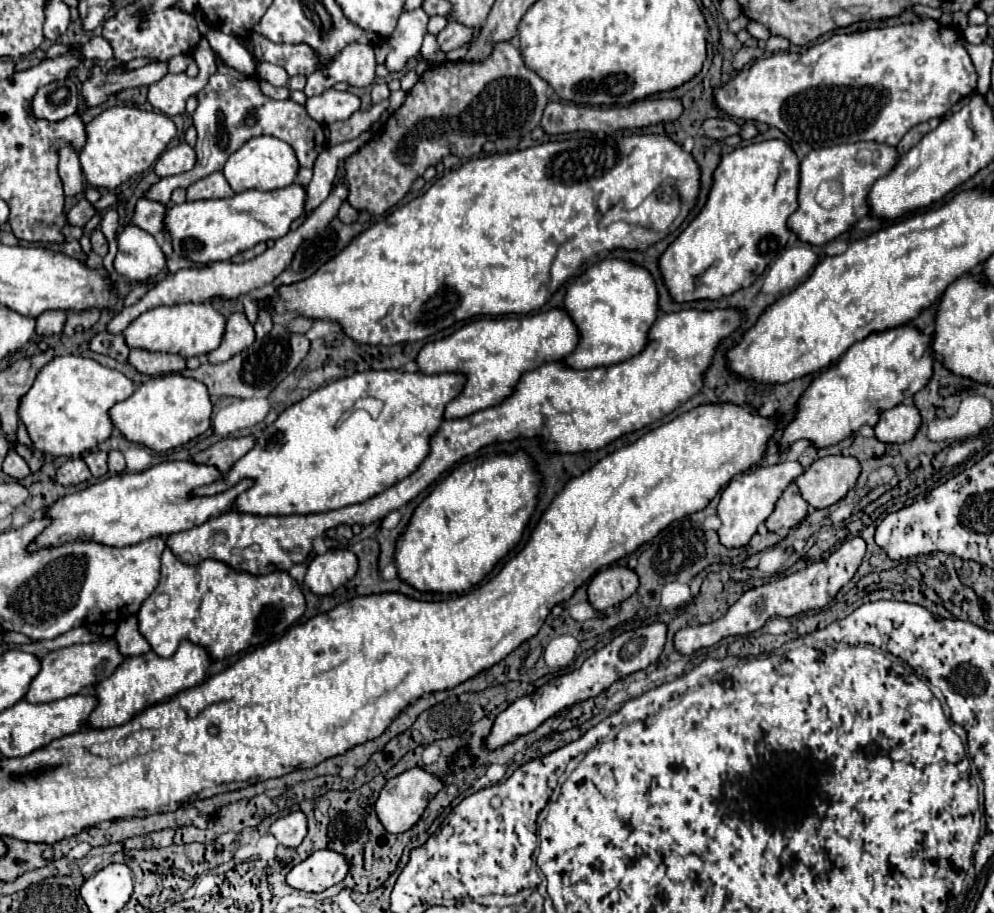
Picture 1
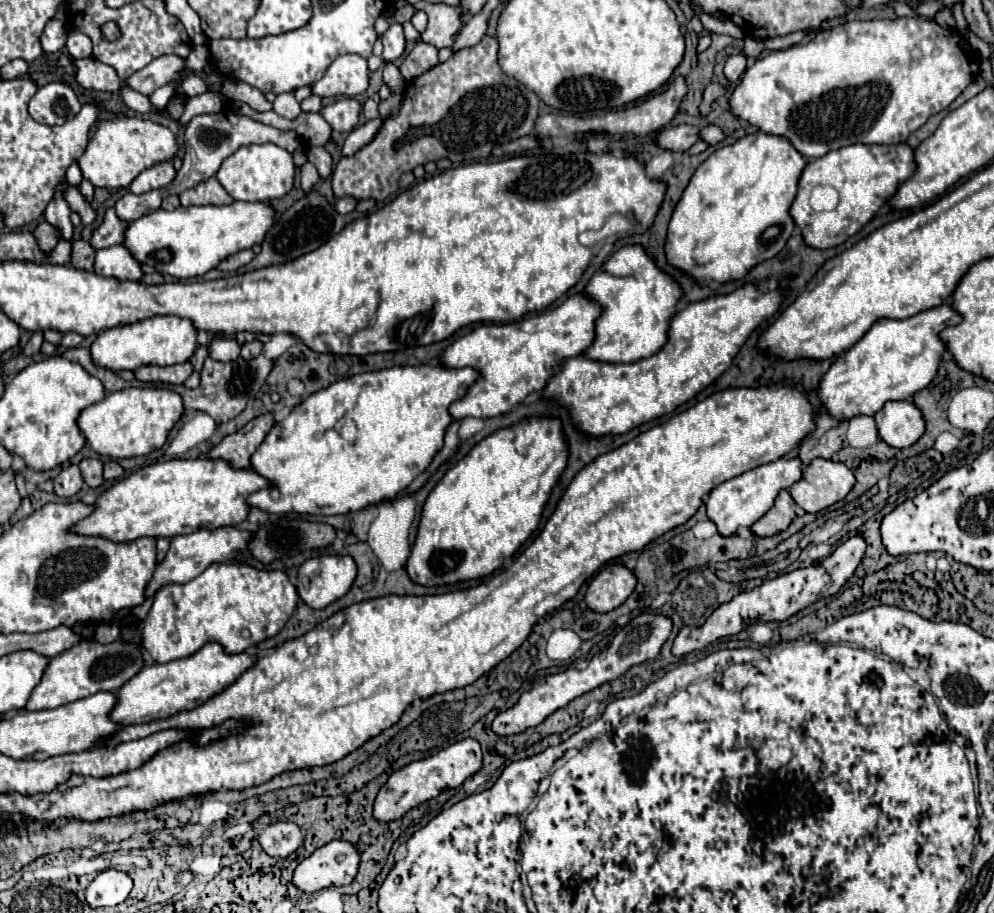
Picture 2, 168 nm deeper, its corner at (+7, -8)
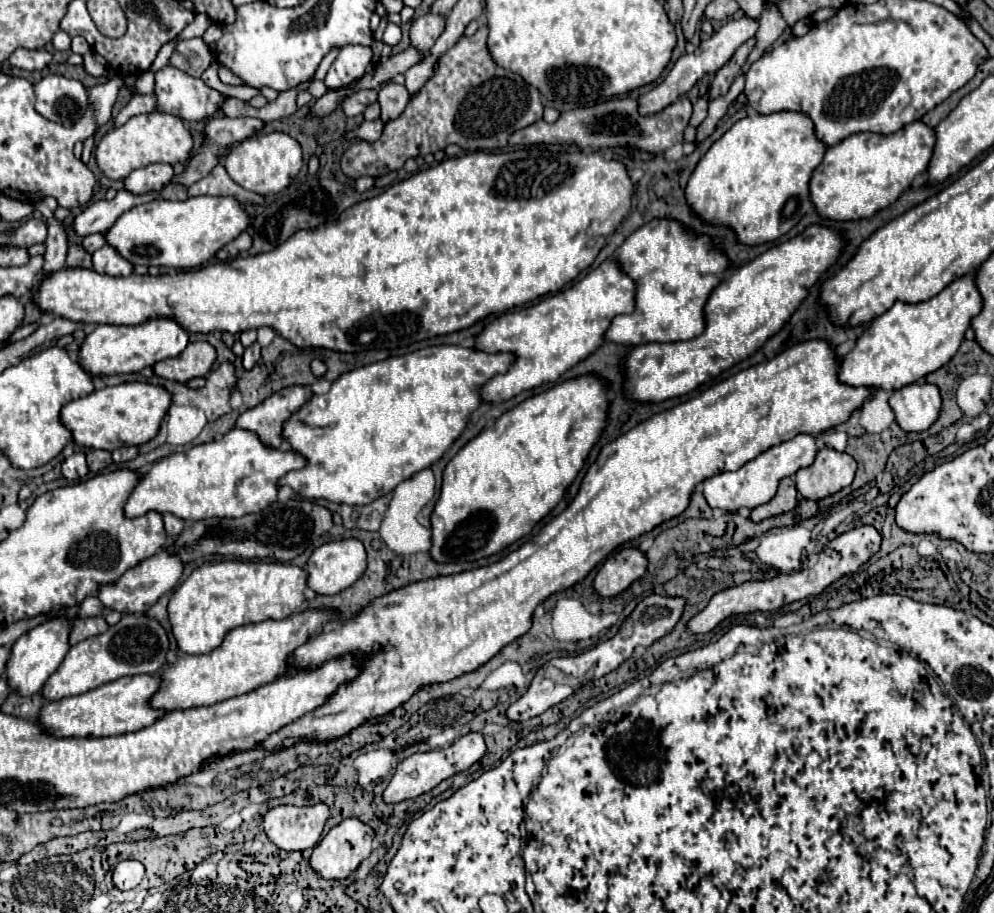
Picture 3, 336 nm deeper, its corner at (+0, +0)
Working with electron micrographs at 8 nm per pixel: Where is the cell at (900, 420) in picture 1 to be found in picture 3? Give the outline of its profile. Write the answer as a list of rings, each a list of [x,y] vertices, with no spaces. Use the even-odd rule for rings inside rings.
[[[913,382],[895,390],[889,404],[905,432],[923,432],[941,412],[941,394],[935,384]]]

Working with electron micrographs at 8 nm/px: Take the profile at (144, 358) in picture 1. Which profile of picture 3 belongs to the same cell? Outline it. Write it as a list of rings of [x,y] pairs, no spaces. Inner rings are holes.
[[[191,342],[179,356],[157,362],[153,370],[161,378],[185,384],[191,378],[207,376],[215,360],[217,352],[209,342]]]

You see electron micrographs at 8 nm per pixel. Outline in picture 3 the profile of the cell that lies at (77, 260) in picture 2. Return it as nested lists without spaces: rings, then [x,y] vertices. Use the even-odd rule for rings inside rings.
[[[71,246],[67,250],[67,266],[69,268],[91,268],[91,256],[81,246]]]

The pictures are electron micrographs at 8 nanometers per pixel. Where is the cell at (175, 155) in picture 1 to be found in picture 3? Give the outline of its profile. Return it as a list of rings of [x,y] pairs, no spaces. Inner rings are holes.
[[[149,164],[145,168],[133,170],[125,180],[123,186],[131,194],[147,194],[157,192],[173,180],[173,168],[169,164]]]

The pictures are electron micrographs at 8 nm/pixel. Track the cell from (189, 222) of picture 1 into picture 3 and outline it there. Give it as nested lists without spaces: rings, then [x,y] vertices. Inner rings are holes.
[[[197,196],[185,202],[169,202],[163,198],[139,204],[123,212],[105,232],[105,240],[133,266],[173,266],[199,268],[215,256],[231,238],[237,238],[251,218],[235,202],[235,198]]]

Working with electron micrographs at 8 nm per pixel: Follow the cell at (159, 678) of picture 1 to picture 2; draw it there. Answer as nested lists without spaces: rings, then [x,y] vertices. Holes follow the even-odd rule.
[[[206,644],[192,656],[172,660],[166,664],[144,666],[134,678],[130,678],[116,692],[116,706],[110,712],[110,720],[122,726],[152,722],[158,718],[168,718],[184,710],[192,710],[214,694],[236,682],[236,678],[254,664],[248,654],[226,654],[220,644]]]

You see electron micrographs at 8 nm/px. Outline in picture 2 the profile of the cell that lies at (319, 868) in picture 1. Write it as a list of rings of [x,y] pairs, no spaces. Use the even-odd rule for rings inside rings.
[[[330,842],[318,848],[294,870],[294,886],[302,892],[318,892],[330,886],[348,886],[358,872],[360,856],[350,842]]]

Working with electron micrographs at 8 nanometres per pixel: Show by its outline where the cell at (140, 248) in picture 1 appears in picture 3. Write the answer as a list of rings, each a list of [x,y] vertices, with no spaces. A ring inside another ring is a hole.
[[[111,246],[99,248],[91,258],[93,258],[93,270],[99,274],[129,276],[133,272],[133,266],[125,258],[119,258],[119,254],[111,250]]]

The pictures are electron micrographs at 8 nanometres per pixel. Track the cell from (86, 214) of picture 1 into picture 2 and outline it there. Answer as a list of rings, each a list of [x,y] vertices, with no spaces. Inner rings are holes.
[[[40,222],[34,230],[34,236],[38,238],[38,244],[42,250],[52,250],[60,240],[60,232],[48,222]]]

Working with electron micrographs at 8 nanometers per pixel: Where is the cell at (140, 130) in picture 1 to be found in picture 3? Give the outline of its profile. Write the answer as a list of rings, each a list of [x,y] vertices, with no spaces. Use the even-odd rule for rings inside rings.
[[[155,110],[149,114],[133,116],[123,126],[109,130],[97,144],[95,158],[107,178],[123,180],[133,170],[155,164],[155,162],[163,162],[171,166],[177,162],[185,164],[191,158],[191,150],[193,150],[193,138],[189,130],[185,128],[185,122],[179,116]]]

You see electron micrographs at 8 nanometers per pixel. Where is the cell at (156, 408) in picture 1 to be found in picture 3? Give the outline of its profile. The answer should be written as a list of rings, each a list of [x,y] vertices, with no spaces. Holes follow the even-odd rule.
[[[125,382],[119,386],[105,386],[93,390],[85,398],[77,398],[61,408],[61,424],[71,432],[77,446],[115,450],[123,446],[139,446],[151,440],[165,416],[171,396],[161,386],[147,382]]]

